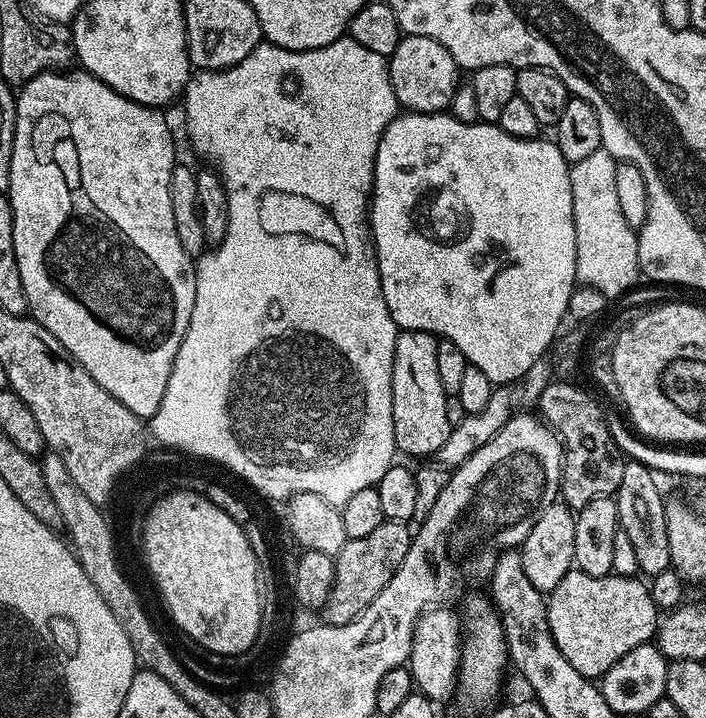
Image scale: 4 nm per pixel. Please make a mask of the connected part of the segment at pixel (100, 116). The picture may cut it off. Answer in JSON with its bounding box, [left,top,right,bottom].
[7,70,196,418]

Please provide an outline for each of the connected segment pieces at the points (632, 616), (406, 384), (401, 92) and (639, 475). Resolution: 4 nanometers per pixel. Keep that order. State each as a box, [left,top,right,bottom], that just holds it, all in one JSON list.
[[547,570,658,678],[391,331,450,456],[388,35,462,114],[614,463,672,578]]

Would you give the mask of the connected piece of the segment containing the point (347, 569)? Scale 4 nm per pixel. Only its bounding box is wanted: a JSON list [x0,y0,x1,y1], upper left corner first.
[326,522,410,625]

